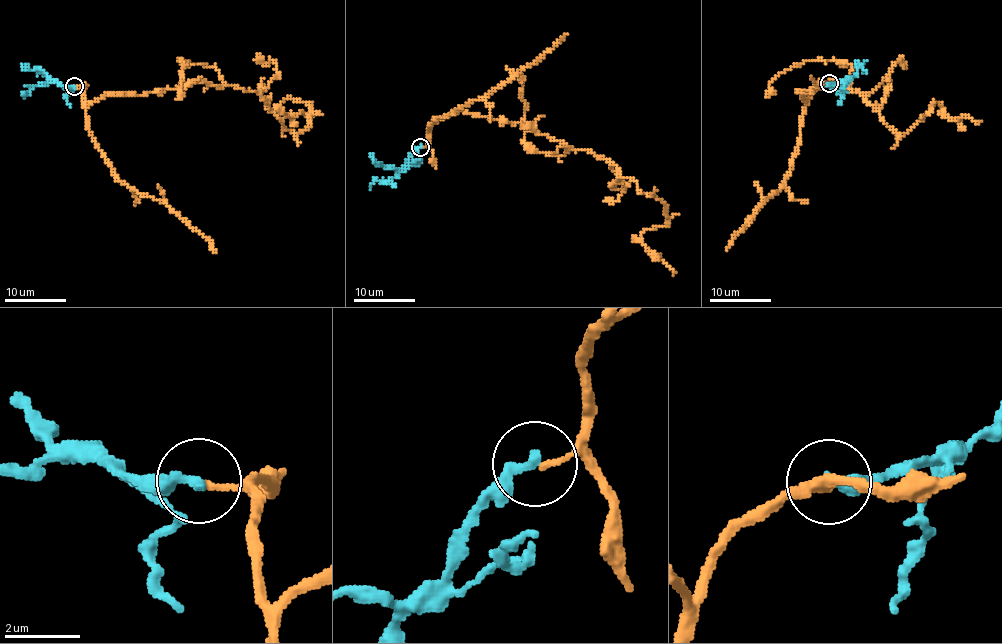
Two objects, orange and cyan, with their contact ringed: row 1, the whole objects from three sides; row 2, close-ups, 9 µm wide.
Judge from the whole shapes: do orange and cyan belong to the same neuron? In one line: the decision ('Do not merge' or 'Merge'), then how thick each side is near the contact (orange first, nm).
Do not merge. Thickness 130 nm (orange) against 280 nm

